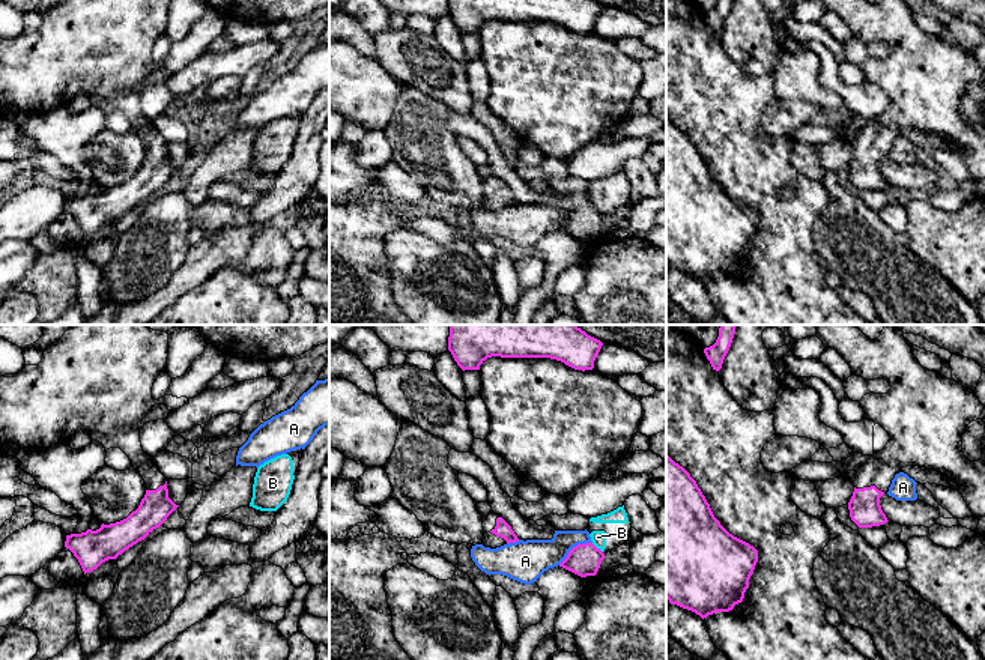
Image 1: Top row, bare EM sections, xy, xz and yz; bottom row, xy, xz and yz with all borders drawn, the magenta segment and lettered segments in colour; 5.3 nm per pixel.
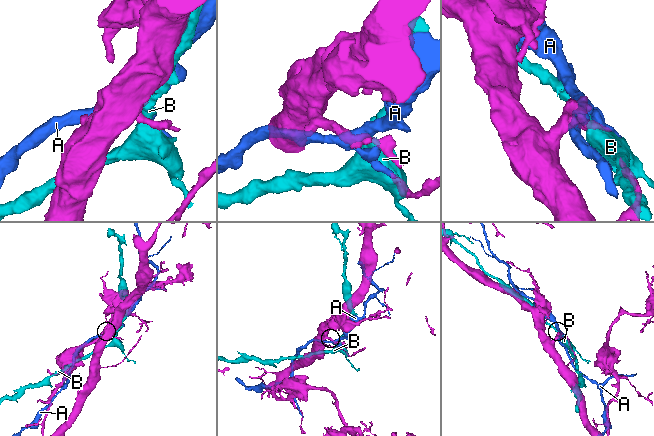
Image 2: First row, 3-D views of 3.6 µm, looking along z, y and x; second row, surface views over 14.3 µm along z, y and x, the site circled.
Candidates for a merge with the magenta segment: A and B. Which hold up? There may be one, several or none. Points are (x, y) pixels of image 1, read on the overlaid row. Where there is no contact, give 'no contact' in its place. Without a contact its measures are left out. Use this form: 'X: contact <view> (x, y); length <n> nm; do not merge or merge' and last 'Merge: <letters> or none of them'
A: contact xz (573, 547); length 220 nm; do not merge
B: contact xz (596, 547); length 80 nm; do not merge
Merge: none of them

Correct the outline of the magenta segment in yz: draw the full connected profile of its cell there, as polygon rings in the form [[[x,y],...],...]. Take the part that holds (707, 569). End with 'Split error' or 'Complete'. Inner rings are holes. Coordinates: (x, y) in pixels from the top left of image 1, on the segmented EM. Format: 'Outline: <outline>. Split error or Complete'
Outline: [[[666,453],[666,598],[669,603],[692,610],[702,619],[716,612],[729,612],[743,601],[756,562],[758,550],[720,525],[696,481]]]. Complete

